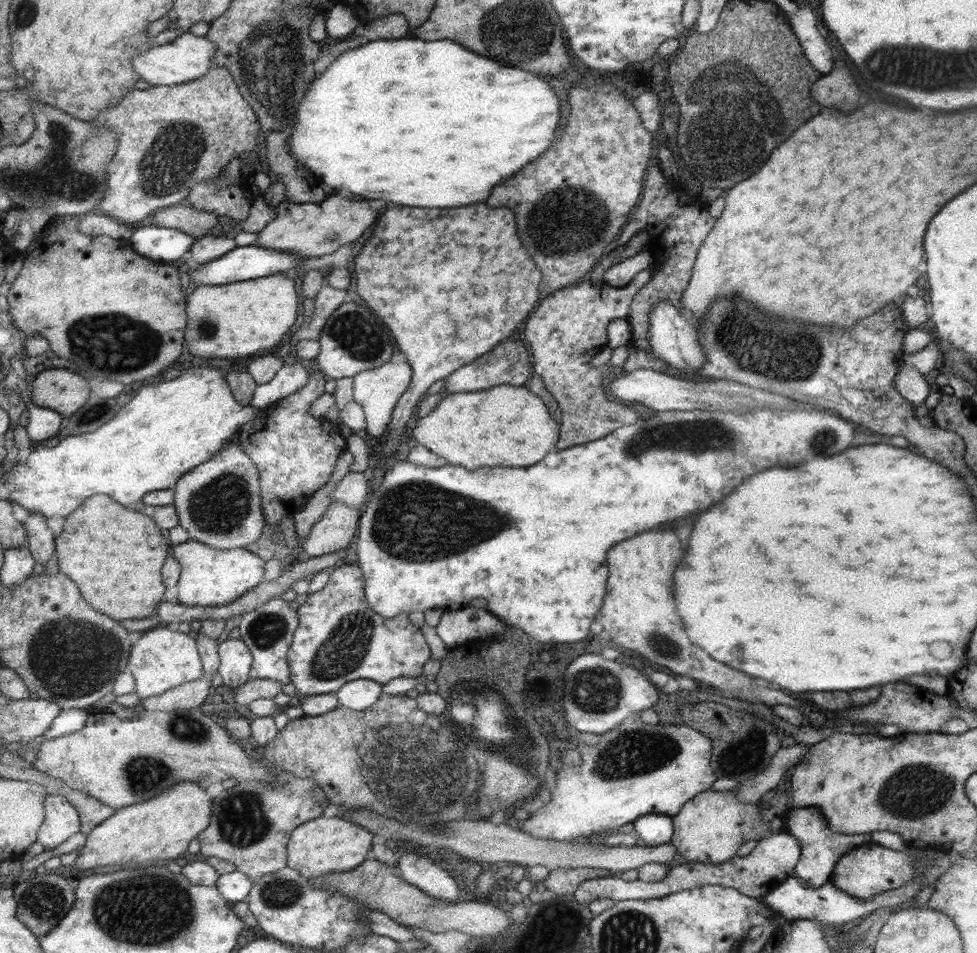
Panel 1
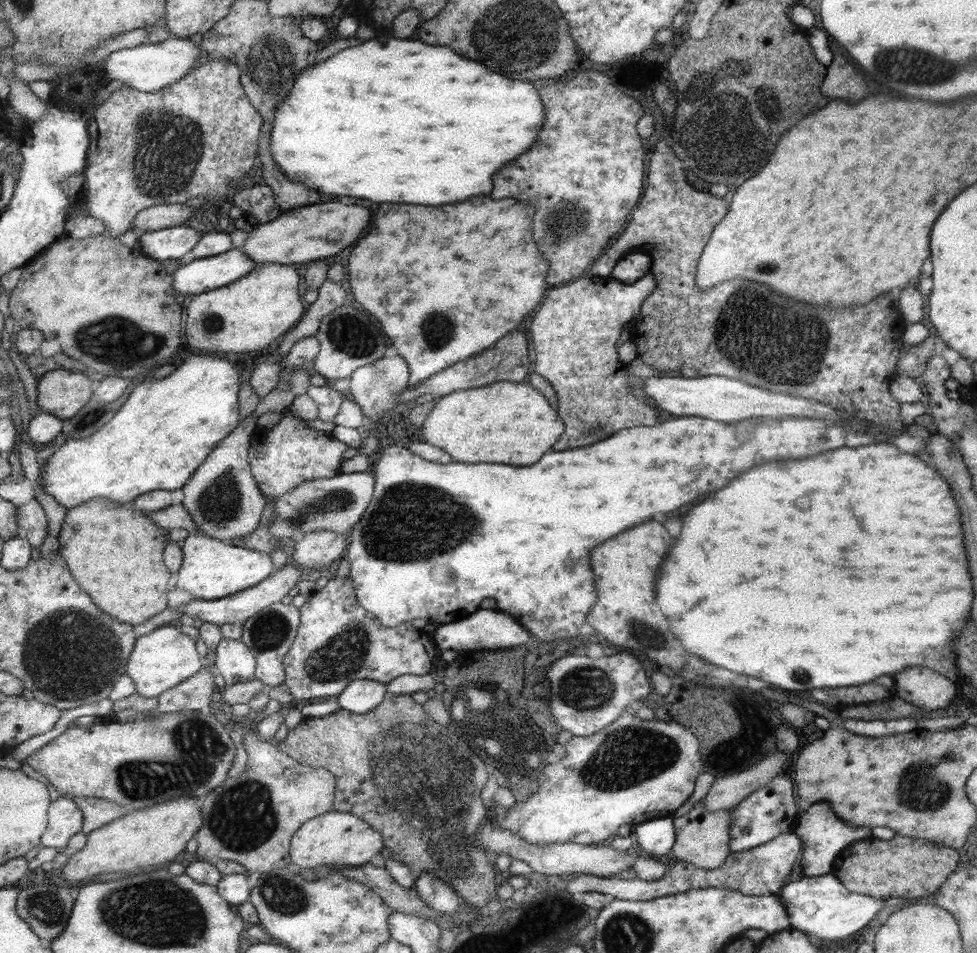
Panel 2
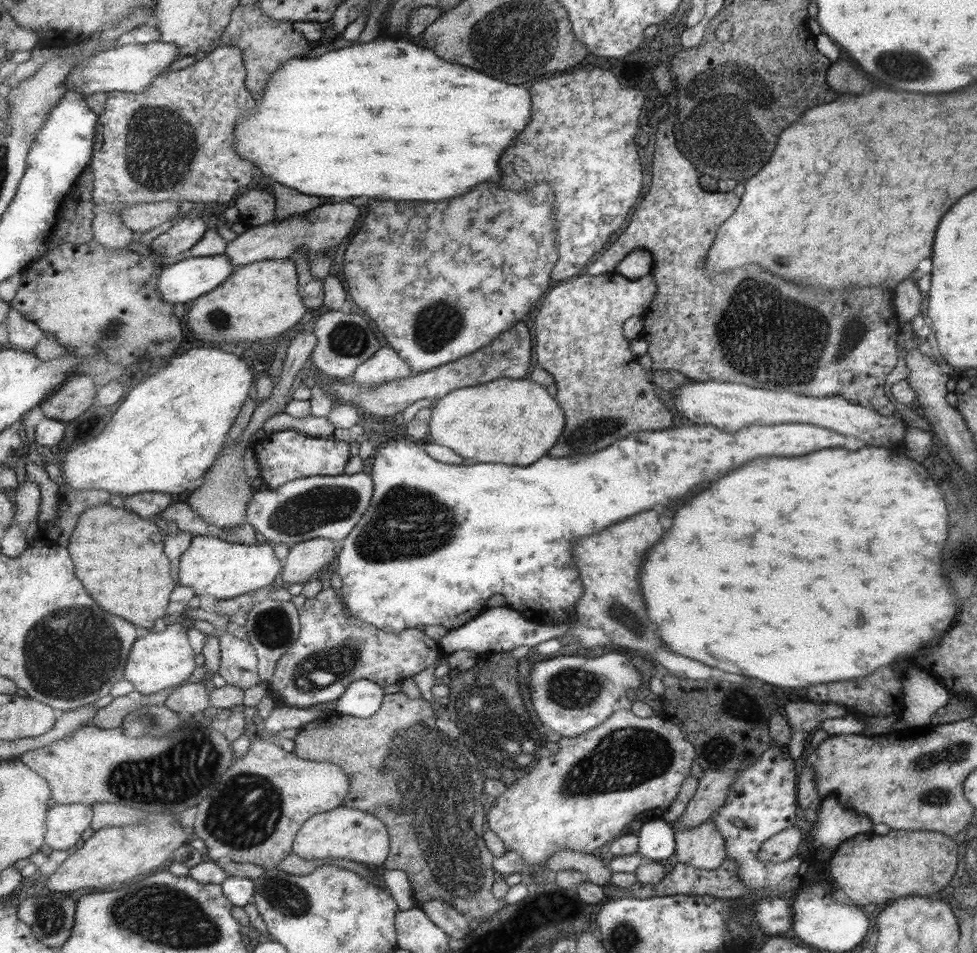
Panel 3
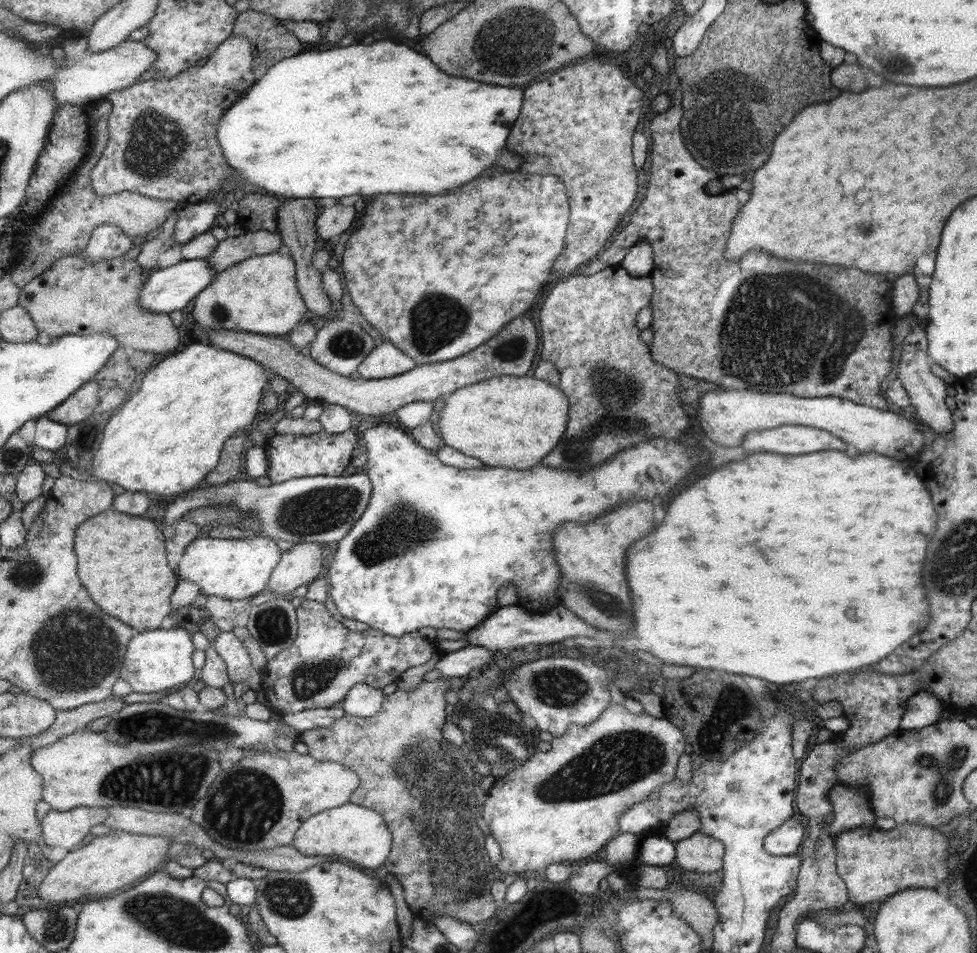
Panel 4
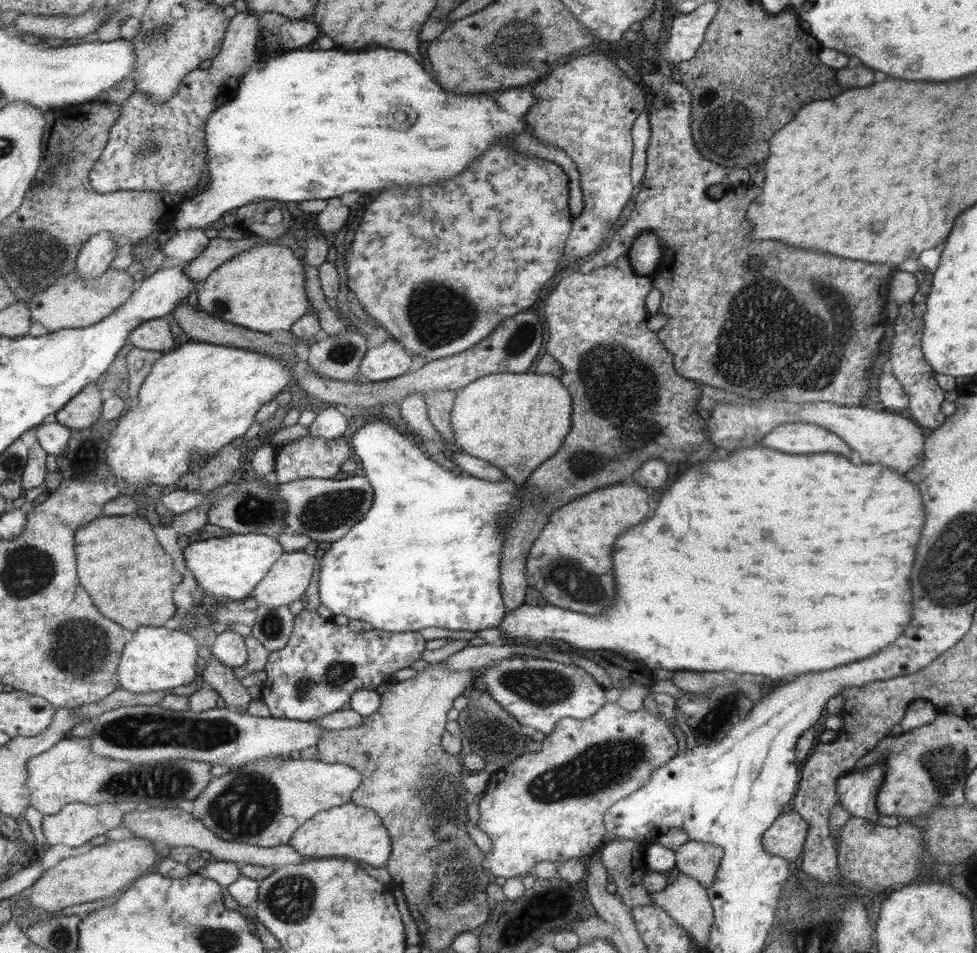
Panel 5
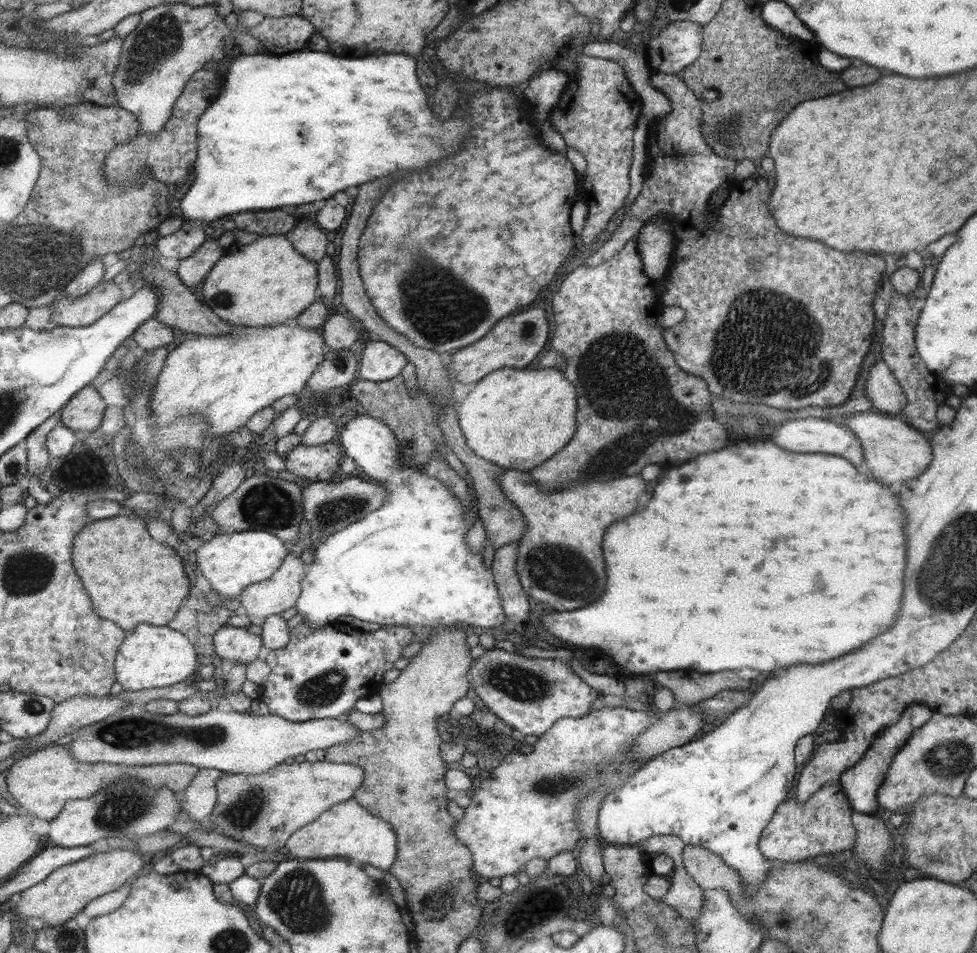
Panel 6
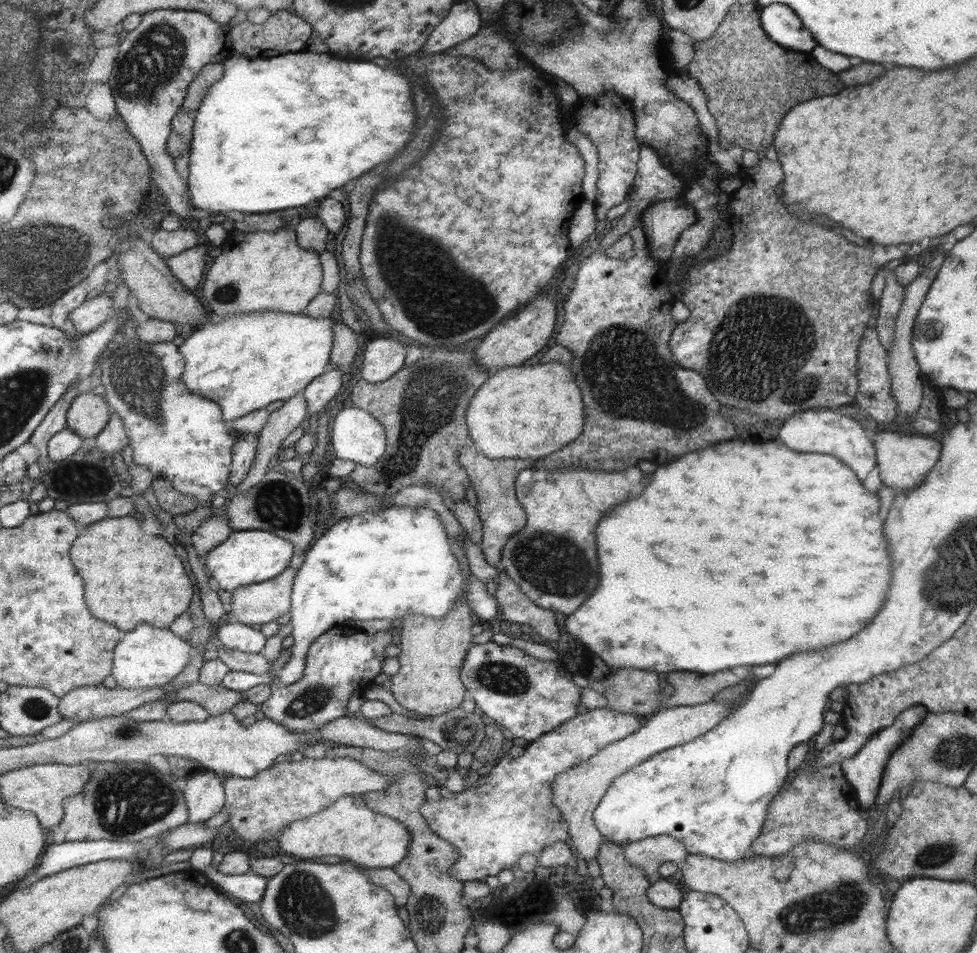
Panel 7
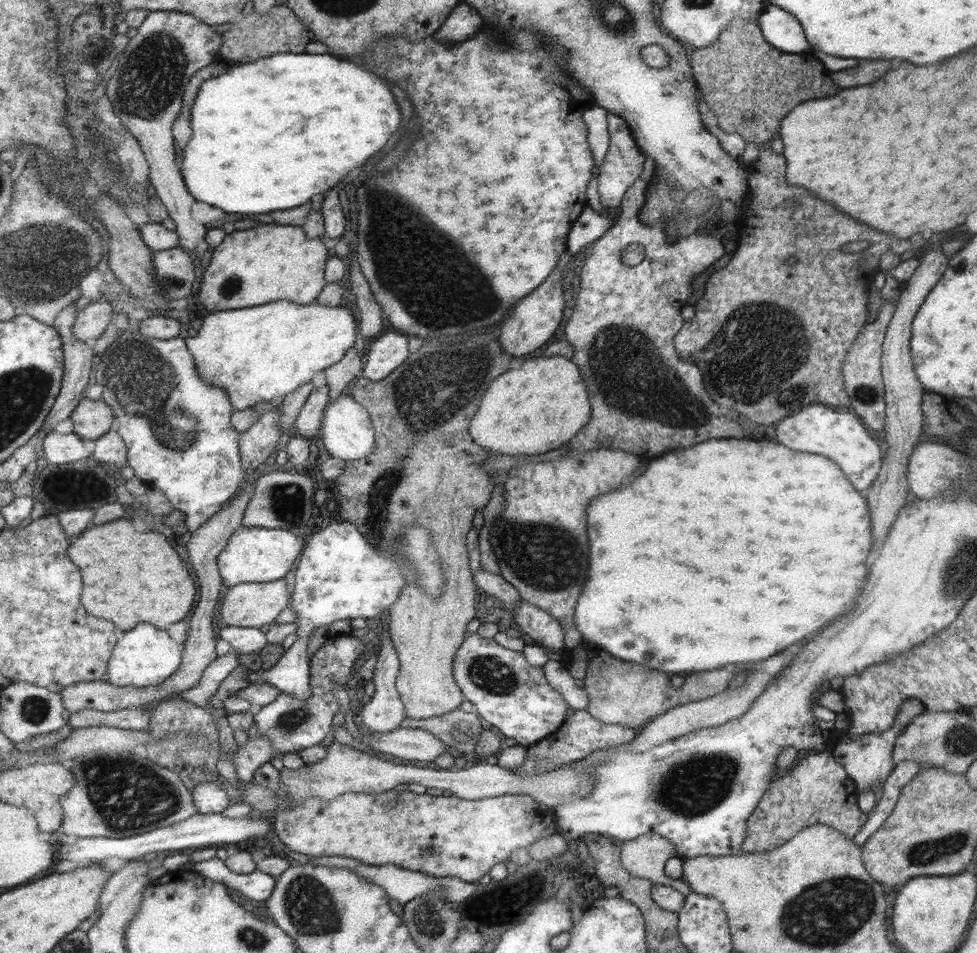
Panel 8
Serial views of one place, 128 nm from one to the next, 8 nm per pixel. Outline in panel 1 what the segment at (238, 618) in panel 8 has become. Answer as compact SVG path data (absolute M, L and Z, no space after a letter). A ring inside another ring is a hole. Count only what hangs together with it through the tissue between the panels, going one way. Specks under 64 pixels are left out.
M333 501L301 541L301 549L310 558L315 558L347 548L357 530L357 518L357 509Z

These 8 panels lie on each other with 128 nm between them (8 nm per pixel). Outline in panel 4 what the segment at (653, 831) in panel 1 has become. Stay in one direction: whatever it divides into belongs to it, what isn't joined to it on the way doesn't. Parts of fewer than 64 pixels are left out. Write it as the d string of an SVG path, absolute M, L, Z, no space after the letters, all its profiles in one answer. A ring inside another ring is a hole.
M662 830L642 835L639 841L636 858L641 861L641 864L661 867L674 859L674 843Z

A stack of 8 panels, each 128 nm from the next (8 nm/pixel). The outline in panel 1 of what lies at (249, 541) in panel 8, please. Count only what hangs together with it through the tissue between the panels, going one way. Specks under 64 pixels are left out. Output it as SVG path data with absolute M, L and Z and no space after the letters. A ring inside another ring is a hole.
M187 540L173 545L170 554L180 568L176 602L183 606L221 606L236 601L263 582L264 561L247 549L215 550Z

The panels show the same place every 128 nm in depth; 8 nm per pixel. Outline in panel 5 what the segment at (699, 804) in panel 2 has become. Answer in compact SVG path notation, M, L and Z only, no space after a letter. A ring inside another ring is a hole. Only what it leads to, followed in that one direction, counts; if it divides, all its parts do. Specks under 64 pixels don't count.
M687 841L674 850L674 866L678 872L707 888L715 880L716 870L723 860L724 850L701 841Z

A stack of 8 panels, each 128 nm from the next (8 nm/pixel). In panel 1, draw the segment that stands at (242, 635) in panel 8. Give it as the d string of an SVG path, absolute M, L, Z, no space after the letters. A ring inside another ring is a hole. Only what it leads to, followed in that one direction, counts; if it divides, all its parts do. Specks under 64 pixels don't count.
M226 638L217 646L218 668L222 687L241 687L247 680L252 662L251 654L245 644L238 639Z

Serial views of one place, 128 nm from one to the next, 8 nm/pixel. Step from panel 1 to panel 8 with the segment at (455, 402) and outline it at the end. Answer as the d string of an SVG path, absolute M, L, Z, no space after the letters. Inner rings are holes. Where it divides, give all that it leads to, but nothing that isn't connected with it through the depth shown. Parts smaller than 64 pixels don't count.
M559 356L535 357L521 364L521 370L505 371L493 380L485 402L481 402L468 430L475 443L493 454L538 455L571 440L592 416L585 386L577 368Z

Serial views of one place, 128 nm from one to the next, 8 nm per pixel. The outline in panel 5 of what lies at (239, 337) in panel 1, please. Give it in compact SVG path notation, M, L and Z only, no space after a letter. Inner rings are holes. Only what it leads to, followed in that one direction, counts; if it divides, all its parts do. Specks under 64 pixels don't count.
M266 242L234 256L215 268L199 283L197 304L205 314L266 335L273 330L284 336L309 308L305 293L306 272L300 258L289 247Z

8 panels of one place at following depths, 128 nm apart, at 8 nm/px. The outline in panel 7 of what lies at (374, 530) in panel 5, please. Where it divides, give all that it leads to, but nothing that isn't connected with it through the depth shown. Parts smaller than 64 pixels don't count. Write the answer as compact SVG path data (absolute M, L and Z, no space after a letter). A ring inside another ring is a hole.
M344 407L339 410L328 430L330 440L328 450L332 458L351 460L359 466L371 466L380 460L387 448L384 425L359 407ZM389 507L384 511L378 513L364 513L362 517L356 518L341 518L335 522L308 548L304 561L300 568L296 571L296 576L292 582L292 596L291 596L291 609L289 612L291 624L291 656L288 663L282 668L282 671L277 677L279 682L284 684L293 684L302 678L304 673L304 660L305 654L308 653L309 645L316 638L328 632L335 625L343 625L347 619L351 620L393 620L403 619L405 615L423 615L429 616L431 619L441 619L449 613L449 610L456 604L457 598L464 596L464 602L468 602L468 607L473 613L473 616L483 620L483 625L496 625L499 624L499 604L496 602L494 595L487 593L484 582L475 578L470 572L465 573L460 569L460 562L456 556L452 554L450 540L445 532L445 527L441 524L439 515L434 513L434 510L423 508L409 508L409 507Z

